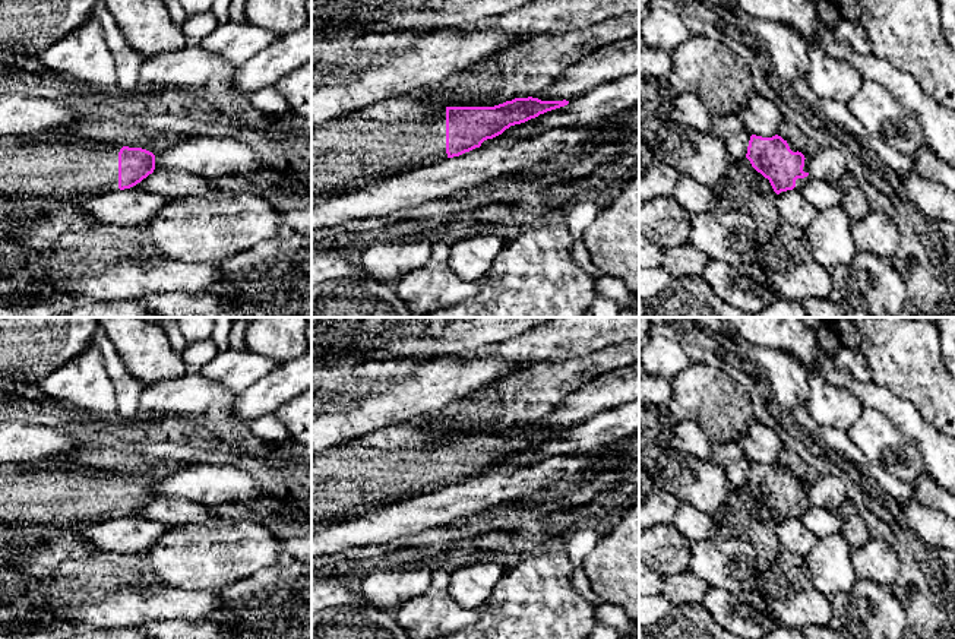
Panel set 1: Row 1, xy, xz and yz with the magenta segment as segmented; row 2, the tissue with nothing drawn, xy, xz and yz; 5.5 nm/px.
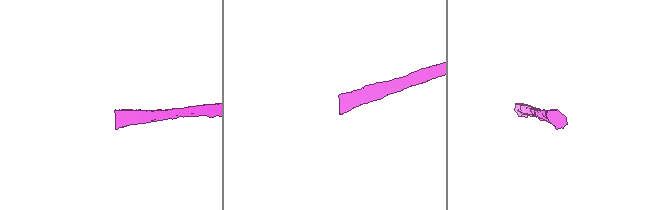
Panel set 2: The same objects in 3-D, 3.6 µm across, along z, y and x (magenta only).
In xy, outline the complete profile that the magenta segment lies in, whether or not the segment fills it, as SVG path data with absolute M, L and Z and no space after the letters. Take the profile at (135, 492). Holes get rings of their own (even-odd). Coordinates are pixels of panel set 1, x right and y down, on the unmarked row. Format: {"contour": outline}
{"contour": "M73 459L0 462L0 523L72 526L124 518L155 497L155 483L142 475L83 468Z"}

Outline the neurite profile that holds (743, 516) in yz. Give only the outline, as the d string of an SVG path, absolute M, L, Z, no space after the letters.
M747 485L731 487L724 506L712 518L720 537L747 541L760 554L780 547L775 535L777 521Z

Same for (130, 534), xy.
M135 515L83 523L75 534L97 553L143 553L168 526Z

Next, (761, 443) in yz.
M755 418L750 420L747 431L740 440L740 446L750 462L762 465L778 462L784 447L780 436L771 427Z

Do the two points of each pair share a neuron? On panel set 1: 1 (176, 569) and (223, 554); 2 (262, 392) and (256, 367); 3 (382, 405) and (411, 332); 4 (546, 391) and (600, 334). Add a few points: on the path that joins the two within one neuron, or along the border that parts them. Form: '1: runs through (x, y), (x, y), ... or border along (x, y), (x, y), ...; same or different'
1: runs through (187, 557), (211, 556); same
2: border along (281, 363), (239, 394); different
3: border along (435, 356), (367, 360); different
4: border along (612, 344), (579, 356), (546, 363); different

